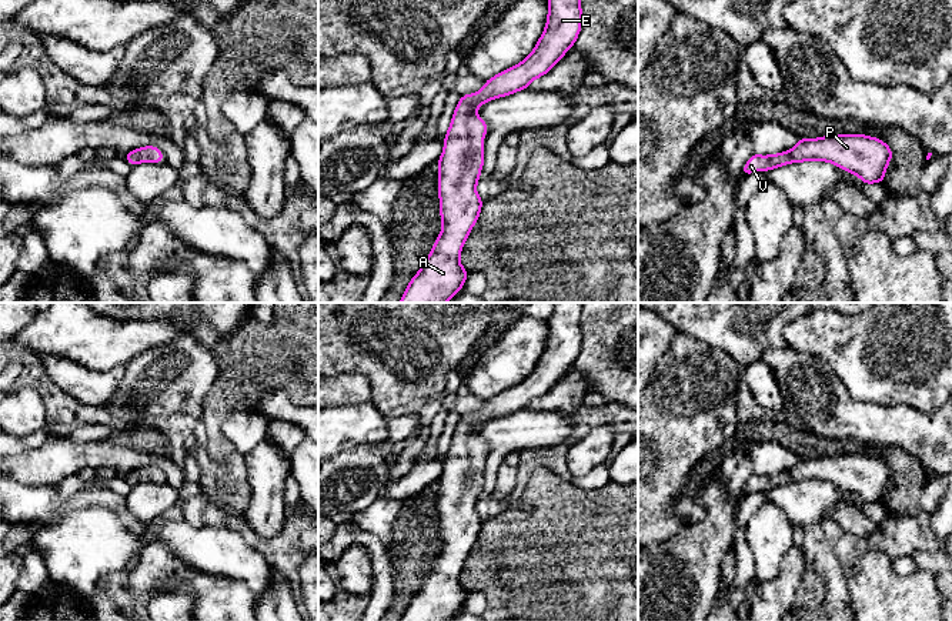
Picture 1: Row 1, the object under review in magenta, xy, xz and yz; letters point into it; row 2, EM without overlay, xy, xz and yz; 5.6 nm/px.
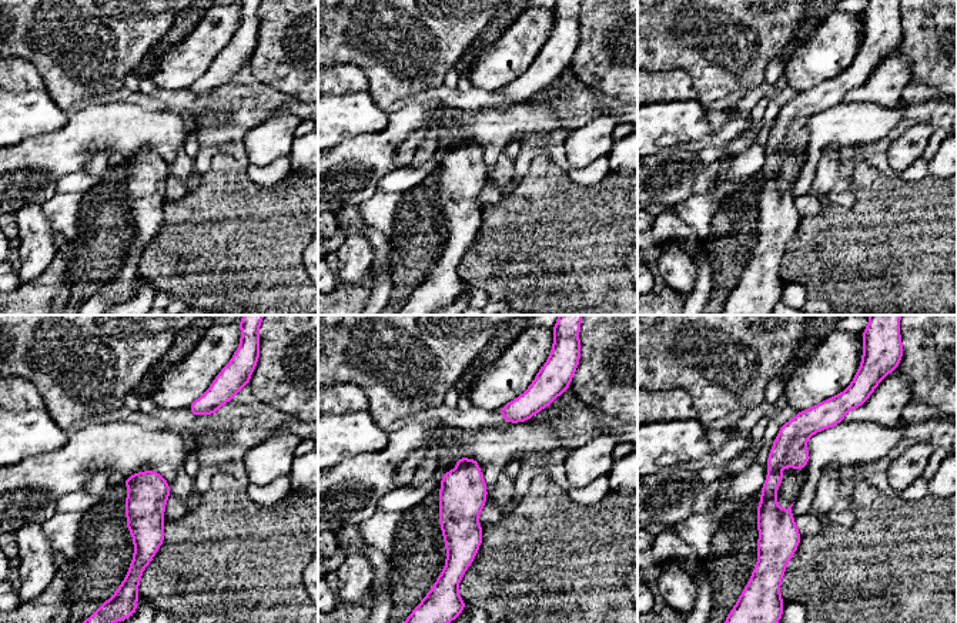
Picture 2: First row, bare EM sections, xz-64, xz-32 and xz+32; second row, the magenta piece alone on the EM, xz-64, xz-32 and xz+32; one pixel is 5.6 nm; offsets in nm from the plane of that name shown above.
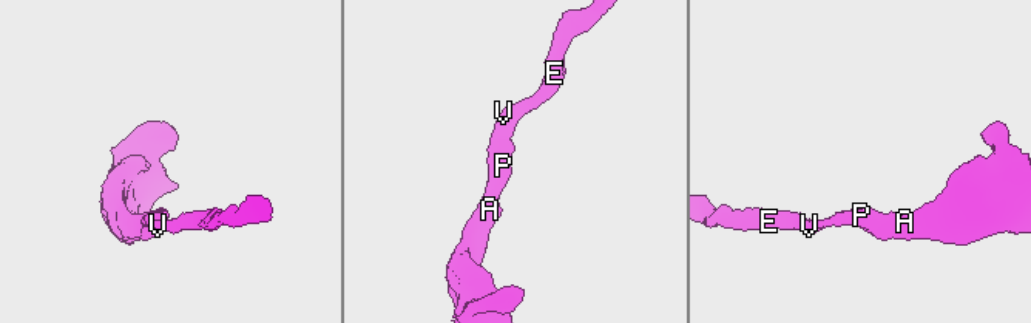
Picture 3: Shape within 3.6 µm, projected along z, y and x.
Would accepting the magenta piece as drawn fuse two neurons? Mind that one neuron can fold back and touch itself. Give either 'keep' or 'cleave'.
keep

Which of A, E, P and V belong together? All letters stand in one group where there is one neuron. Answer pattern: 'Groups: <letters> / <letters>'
Groups: A E P V

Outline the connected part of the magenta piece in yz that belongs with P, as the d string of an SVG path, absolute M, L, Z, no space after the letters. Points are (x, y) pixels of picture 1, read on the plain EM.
M864 454L824 455L821 458L799 458L791 471L771 475L752 474L742 488L748 495L781 485L808 480L828 481L858 495L862 503L882 503L892 470L881 458Z

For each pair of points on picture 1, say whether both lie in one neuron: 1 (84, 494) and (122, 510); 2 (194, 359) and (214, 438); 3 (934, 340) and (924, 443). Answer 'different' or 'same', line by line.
1: same
2: different
3: different

